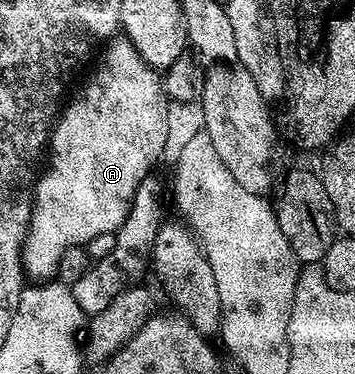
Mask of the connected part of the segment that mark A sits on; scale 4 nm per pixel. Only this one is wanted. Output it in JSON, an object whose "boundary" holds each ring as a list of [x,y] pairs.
{"boundary":[[[115,37],[105,44],[104,50],[106,50],[106,52],[103,53],[102,60],[99,61],[98,68],[94,71],[94,76],[87,81],[86,88],[84,88],[70,104],[67,102],[64,110],[59,114],[54,124],[54,130],[50,132],[48,162],[45,164],[45,167],[47,166],[46,172],[44,172],[44,167],[41,174],[37,176],[36,182],[32,188],[30,227],[26,230],[26,242],[22,244],[22,269],[29,278],[31,275],[34,281],[49,280],[51,278],[49,275],[57,269],[58,262],[62,259],[62,254],[64,254],[69,247],[84,245],[98,237],[102,237],[106,234],[109,236],[111,233],[117,232],[119,225],[126,220],[126,214],[129,213],[134,203],[134,194],[140,185],[140,181],[144,181],[144,177],[151,174],[151,172],[155,170],[154,166],[156,166],[157,163],[159,165],[162,159],[165,138],[168,137],[168,117],[166,116],[168,99],[164,94],[164,83],[160,78],[159,72],[146,64],[144,57],[140,57],[140,53],[134,48],[130,39]]]}

